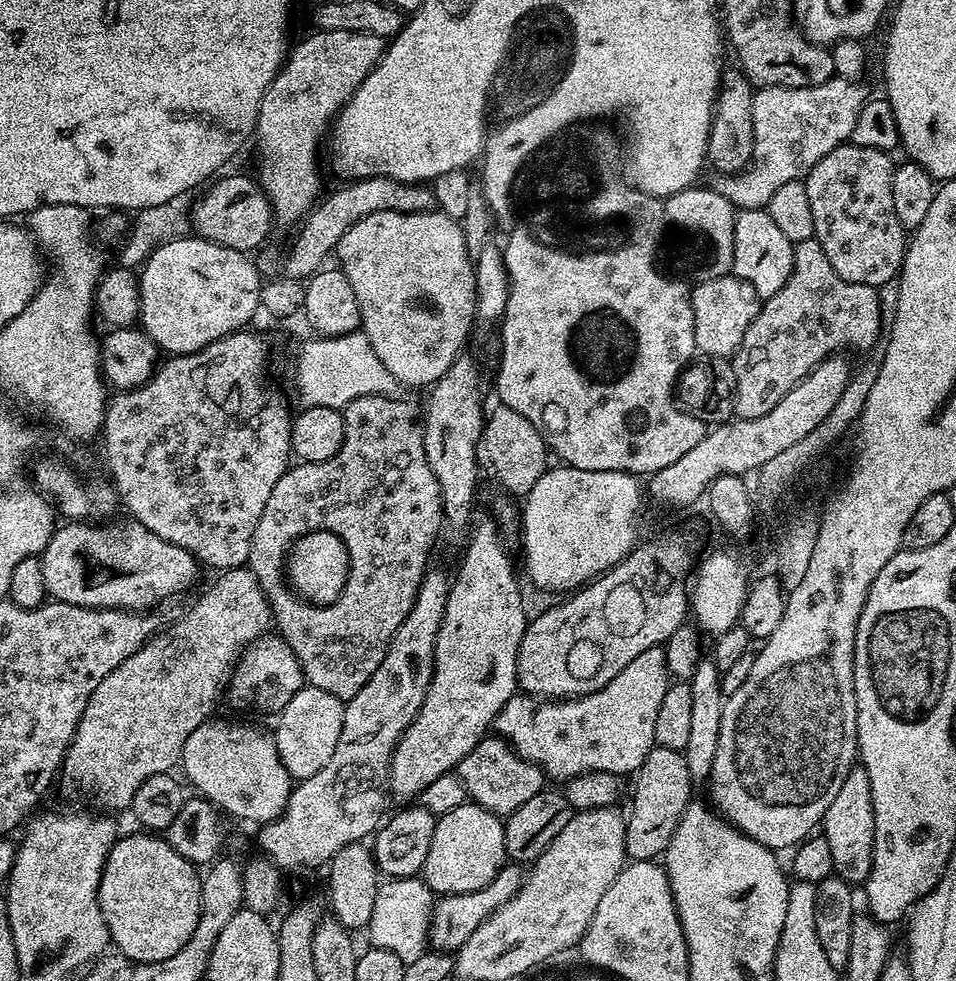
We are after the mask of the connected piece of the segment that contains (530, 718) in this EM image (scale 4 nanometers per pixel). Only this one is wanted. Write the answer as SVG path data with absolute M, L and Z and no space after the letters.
M663 647L651 648L646 650L646 654L638 654L638 658L634 658L634 662L626 666L626 670L610 678L610 682L606 682L606 686L602 686L602 690L597 692L540 703L535 696L512 696L497 714L494 728L519 756L543 770L549 781L567 782L587 772L609 772L623 777L624 772L636 773L646 754L650 754L656 744L654 722L658 722L658 709L662 706L662 697L665 696L669 683L670 673Z

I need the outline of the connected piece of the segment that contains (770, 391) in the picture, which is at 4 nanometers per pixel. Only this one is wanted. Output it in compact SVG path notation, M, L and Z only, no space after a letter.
M816 239L803 240L794 247L794 266L786 286L778 294L767 297L760 305L760 313L754 318L746 338L738 346L736 355L731 357L736 379L736 411L741 420L762 418L769 410L774 410L778 402L795 384L800 384L828 356L839 353L840 348L862 348L869 350L881 343L880 294L870 286L858 282L846 282L834 274L822 246Z

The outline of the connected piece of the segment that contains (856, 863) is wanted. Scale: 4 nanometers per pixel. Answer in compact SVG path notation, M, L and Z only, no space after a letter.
M853 766L838 794L830 801L822 821L822 834L830 846L832 870L840 879L853 886L863 885L872 869L874 854L874 802L870 790L868 771Z

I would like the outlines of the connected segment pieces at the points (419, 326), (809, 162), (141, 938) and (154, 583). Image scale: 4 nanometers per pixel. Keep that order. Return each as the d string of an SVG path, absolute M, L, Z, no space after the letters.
M439 210L370 214L358 222L354 222L354 226L350 226L350 230L346 230L346 234L342 234L342 238L335 246L334 256L340 259L338 261L340 271L346 274L350 286L354 286L354 294L358 298L360 307L360 328L366 334L370 346L374 346L374 354L378 354L382 366L386 366L386 370L390 370L397 385L409 384L412 388L420 388L423 384L425 386L435 384L438 378L442 378L442 374L446 374L446 370L450 370L450 366L456 361L457 356L465 351L464 343L468 340L468 331L470 333L473 331L476 321L476 269L473 256L466 250L466 238L460 229L459 220L450 218L445 212Z
M833 78L805 88L756 88L752 93L752 161L743 172L717 175L710 187L737 210L767 209L770 198L774 198L774 193L786 186L786 182L807 176L814 165L830 154L830 150L851 141L854 122L858 122L858 114L866 103L862 85Z
M136 830L133 836L121 835L106 858L100 879L100 909L115 951L143 964L162 962L178 954L178 950L182 950L182 946L190 942L200 917L202 876L197 865L182 858L182 854L178 854L178 850L174 850L167 839L160 837L159 840L156 836L159 835L144 830Z
M131 518L123 519L118 521L117 524L108 524L112 522L68 522L65 523L65 528L64 525L57 527L56 531L52 533L50 542L39 557L42 577L45 579L45 590L53 601L61 604L82 606L83 608L123 608L129 612L147 613L149 610L152 610L155 604L160 604L163 600L170 599L171 596L182 595L199 578L200 571L202 571L201 565L198 563L196 557L192 556L187 549L158 538L150 530L146 530L146 526L142 526L137 520Z

